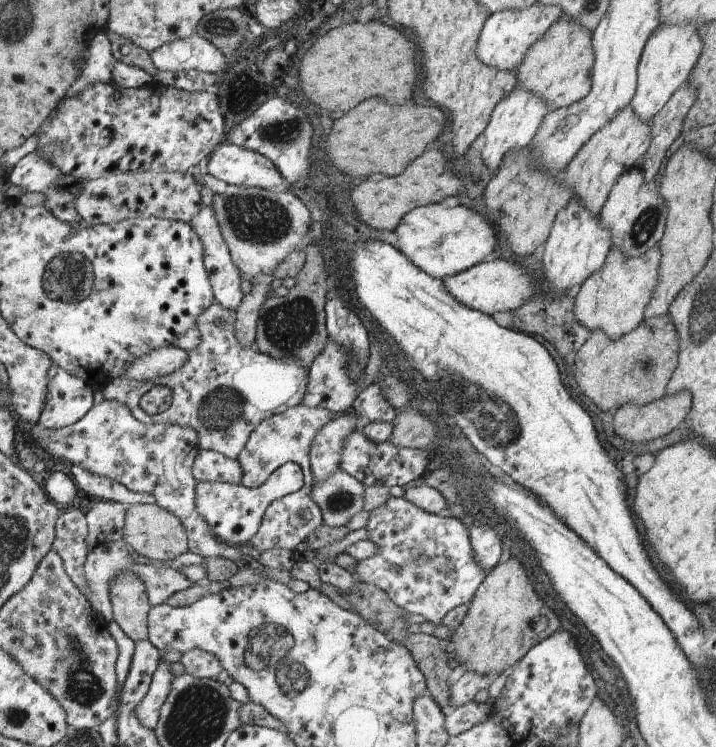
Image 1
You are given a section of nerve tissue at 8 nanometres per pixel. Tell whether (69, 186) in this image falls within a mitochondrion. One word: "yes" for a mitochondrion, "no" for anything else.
no

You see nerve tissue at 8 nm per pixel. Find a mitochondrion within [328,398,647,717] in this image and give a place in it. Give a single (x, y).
(412, 564)

